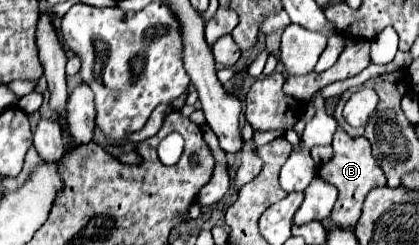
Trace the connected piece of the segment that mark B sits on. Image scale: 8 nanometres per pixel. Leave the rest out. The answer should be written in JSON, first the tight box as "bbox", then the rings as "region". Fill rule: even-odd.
{"bbox":[320,126,386,228],"region":[[[338,126],[338,130],[334,132],[334,140],[332,140],[332,148],[334,148],[334,158],[324,164],[320,168],[320,176],[334,184],[338,188],[338,200],[332,208],[332,216],[330,220],[340,226],[340,228],[354,228],[358,218],[360,218],[360,212],[362,212],[362,202],[366,198],[366,194],[372,190],[372,188],[378,188],[378,186],[386,186],[386,178],[384,178],[384,172],[382,168],[376,164],[376,160],[372,158],[372,152],[370,152],[370,142],[364,138],[364,136],[358,136],[358,138],[350,138],[344,128]]]}

